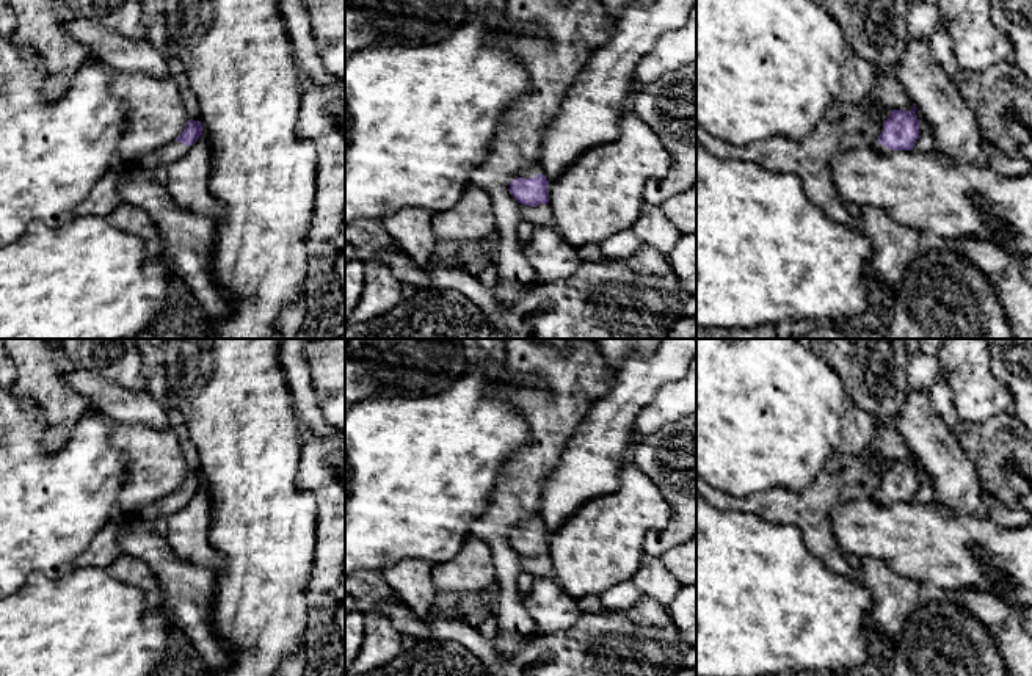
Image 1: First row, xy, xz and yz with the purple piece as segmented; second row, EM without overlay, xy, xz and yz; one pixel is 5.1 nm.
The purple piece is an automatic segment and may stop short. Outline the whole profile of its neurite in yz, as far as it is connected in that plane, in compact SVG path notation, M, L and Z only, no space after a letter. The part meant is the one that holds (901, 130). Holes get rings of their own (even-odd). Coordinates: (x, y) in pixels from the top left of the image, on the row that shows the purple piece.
M913 104L911 111L891 111L889 118L883 124L878 140L874 143L874 149L878 154L889 154L891 151L913 151L921 133L916 110L918 108Z

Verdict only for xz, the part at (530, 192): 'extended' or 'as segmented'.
extended

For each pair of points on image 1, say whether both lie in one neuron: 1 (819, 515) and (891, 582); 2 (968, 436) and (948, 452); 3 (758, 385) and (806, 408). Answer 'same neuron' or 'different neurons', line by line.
1: different neurons
2: different neurons
3: same neuron

